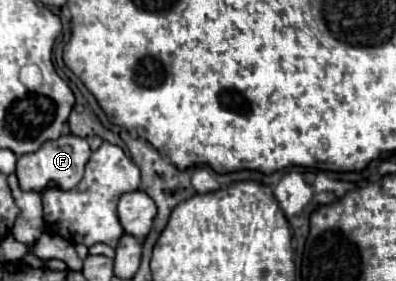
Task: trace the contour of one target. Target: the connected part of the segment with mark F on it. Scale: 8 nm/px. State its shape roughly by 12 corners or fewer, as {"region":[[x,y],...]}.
{"region":[[80,136],[18,158],[20,188],[42,194],[82,180],[92,150]]}

